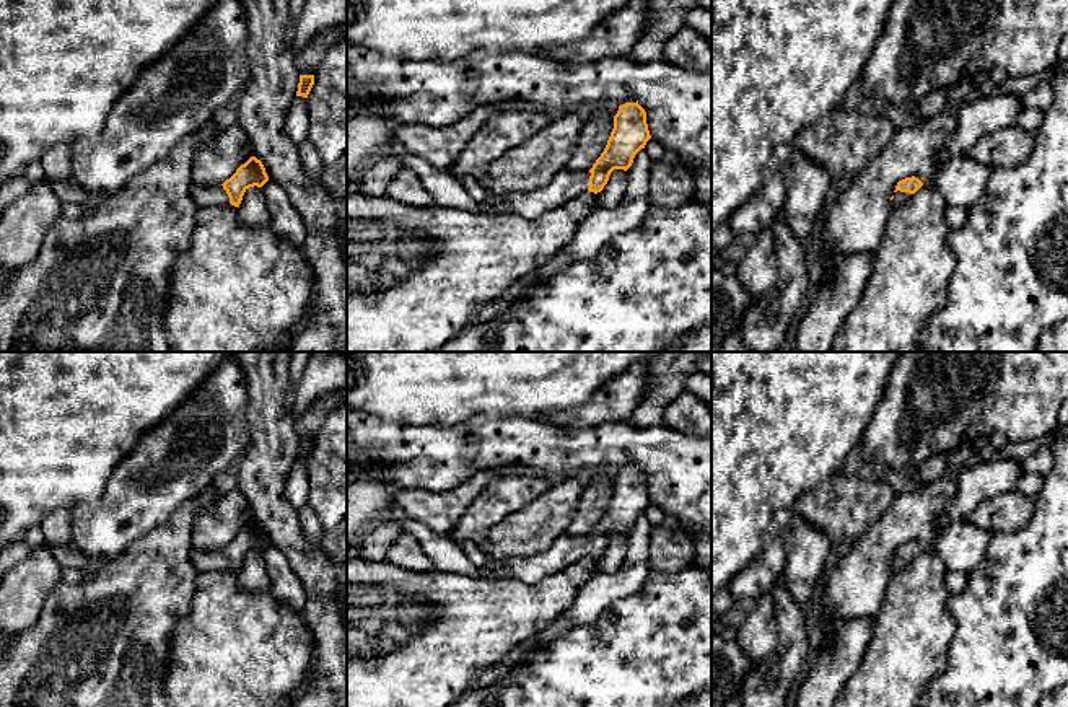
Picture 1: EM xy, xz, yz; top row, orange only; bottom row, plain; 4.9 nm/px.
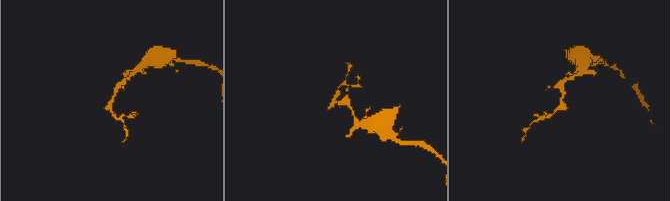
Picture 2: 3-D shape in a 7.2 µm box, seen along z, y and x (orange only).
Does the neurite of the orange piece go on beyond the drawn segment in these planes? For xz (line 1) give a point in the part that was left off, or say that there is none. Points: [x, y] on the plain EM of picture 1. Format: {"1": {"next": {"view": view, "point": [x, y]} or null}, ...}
{"1": {"next": {"view": "xz", "point": [565, 551]}}}

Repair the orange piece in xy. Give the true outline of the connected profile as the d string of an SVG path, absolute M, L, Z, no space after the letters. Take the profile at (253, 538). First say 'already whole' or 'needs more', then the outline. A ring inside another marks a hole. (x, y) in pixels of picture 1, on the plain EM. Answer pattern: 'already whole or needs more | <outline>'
needs more | M251 521L241 529L236 538L221 551L199 551L192 549L192 562L199 572L226 570L239 572L244 557L249 552L262 552L269 546L265 533L260 525Z

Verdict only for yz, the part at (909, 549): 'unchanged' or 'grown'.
grown

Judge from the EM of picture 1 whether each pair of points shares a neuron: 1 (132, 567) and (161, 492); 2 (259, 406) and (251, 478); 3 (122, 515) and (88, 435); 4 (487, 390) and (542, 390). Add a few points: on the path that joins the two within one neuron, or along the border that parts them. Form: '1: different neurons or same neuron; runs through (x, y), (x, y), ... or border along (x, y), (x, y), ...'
1: different neurons; border along (175, 510), (165, 522), (135, 538), (114, 557)
2: same neuron; runs through (262, 424), (262, 460)
3: different neurons; border along (131, 448), (111, 473), (101, 500), (78, 504)
4: same neuron; runs through (500, 390), (529, 390)

